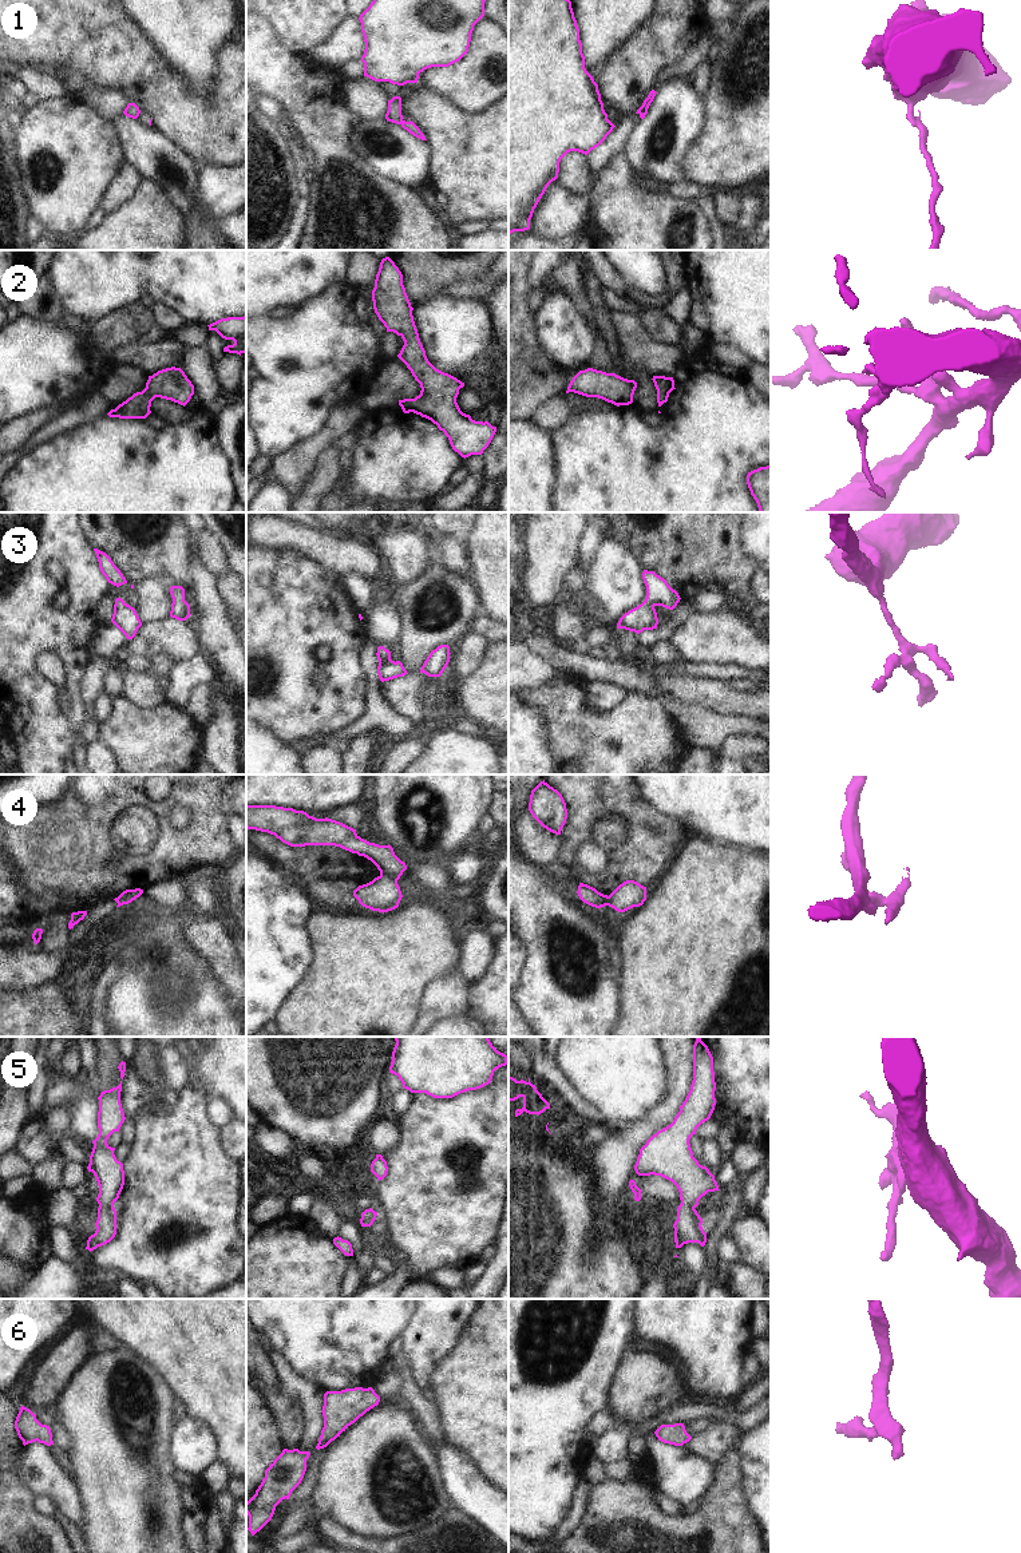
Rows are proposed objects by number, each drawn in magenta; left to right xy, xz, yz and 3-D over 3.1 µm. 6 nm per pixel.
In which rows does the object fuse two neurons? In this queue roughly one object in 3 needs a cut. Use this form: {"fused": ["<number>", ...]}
{"fused": ["1", "4"]}

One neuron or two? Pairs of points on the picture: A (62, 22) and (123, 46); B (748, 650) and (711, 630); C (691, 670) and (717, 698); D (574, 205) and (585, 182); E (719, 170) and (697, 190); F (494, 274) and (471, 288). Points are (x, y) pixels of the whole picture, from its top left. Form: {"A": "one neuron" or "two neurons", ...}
{"A": "one neuron", "B": "one neuron", "C": "two neurons", "D": "two neurons", "E": "two neurons", "F": "one neuron"}

